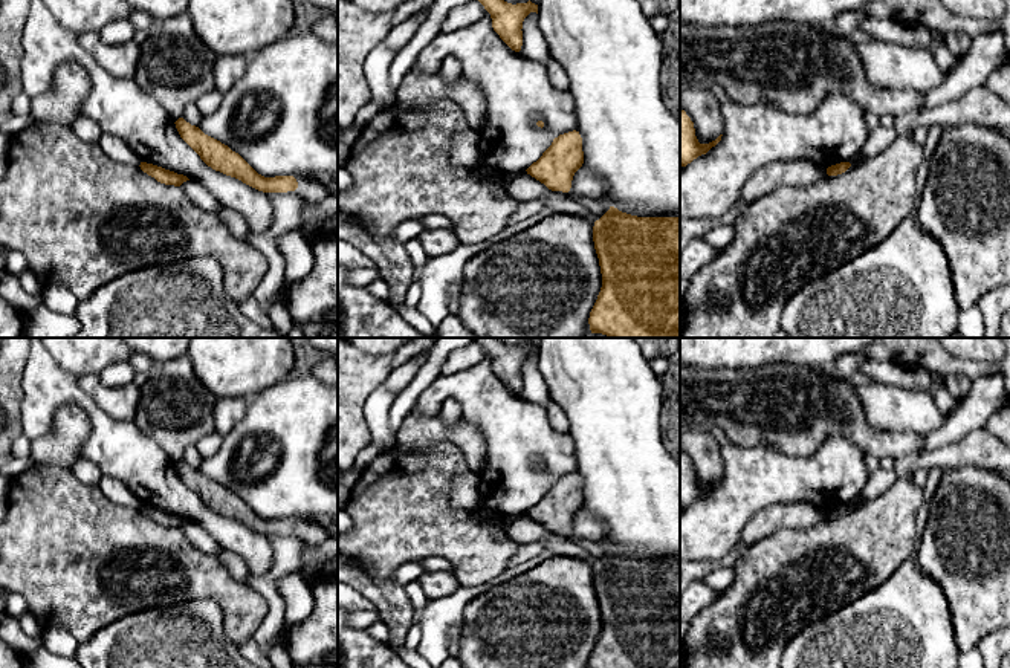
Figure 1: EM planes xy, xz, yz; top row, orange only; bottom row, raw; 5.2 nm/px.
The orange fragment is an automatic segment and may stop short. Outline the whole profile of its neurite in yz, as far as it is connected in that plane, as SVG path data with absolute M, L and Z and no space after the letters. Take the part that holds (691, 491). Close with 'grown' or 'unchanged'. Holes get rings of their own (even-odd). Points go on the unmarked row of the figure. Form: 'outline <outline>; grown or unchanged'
outline M680 451L680 507L686 509L698 498L706 497L721 483L721 478L723 477L709 486L700 486L695 478L694 465L686 454Z; unchanged

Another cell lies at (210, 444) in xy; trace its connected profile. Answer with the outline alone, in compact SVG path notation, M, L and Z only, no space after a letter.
M212 431L199 440L196 448L203 457L209 457L222 446L222 442L223 436L220 436L217 431Z

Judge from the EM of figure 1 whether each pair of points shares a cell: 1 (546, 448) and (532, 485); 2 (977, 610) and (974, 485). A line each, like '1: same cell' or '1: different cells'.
1: same cell
2: same cell

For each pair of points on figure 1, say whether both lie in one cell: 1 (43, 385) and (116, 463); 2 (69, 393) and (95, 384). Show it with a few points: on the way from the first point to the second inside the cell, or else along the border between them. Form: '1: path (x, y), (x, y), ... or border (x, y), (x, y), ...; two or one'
1: path (69, 392), (95, 413), (109, 437); one
2: border (78, 378), (78, 385), (106, 413); two

